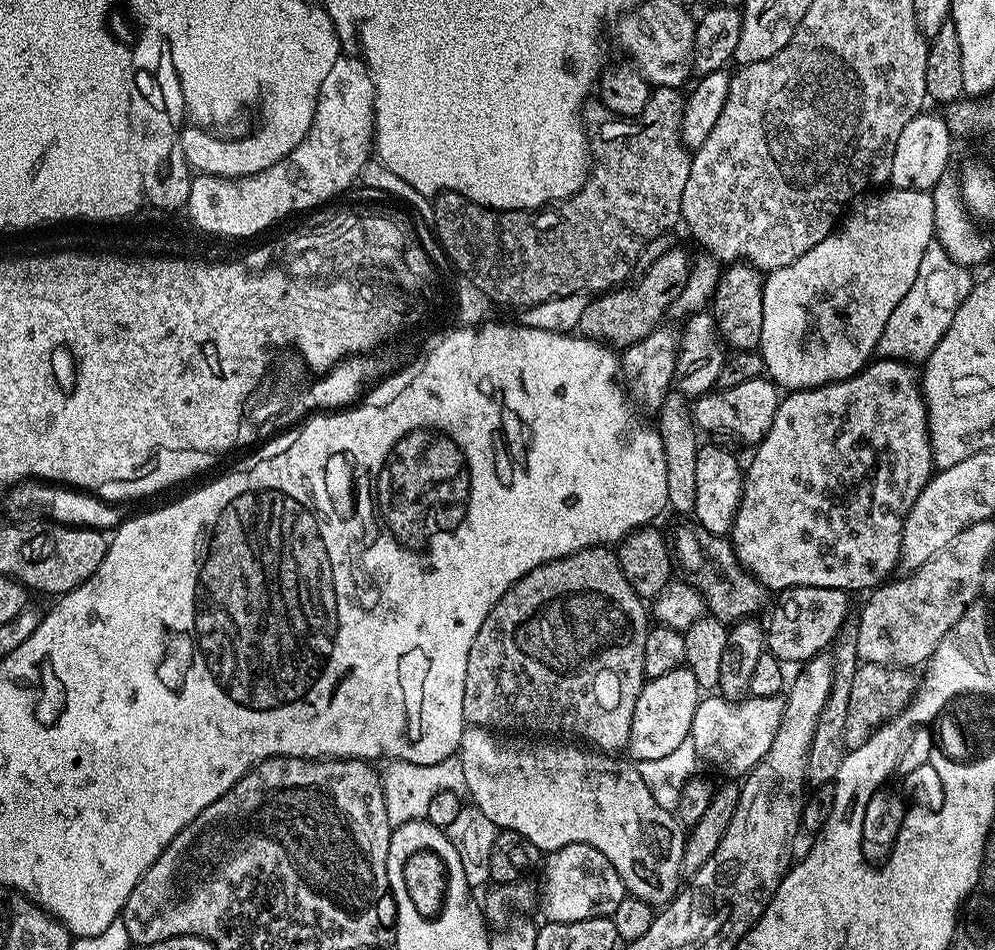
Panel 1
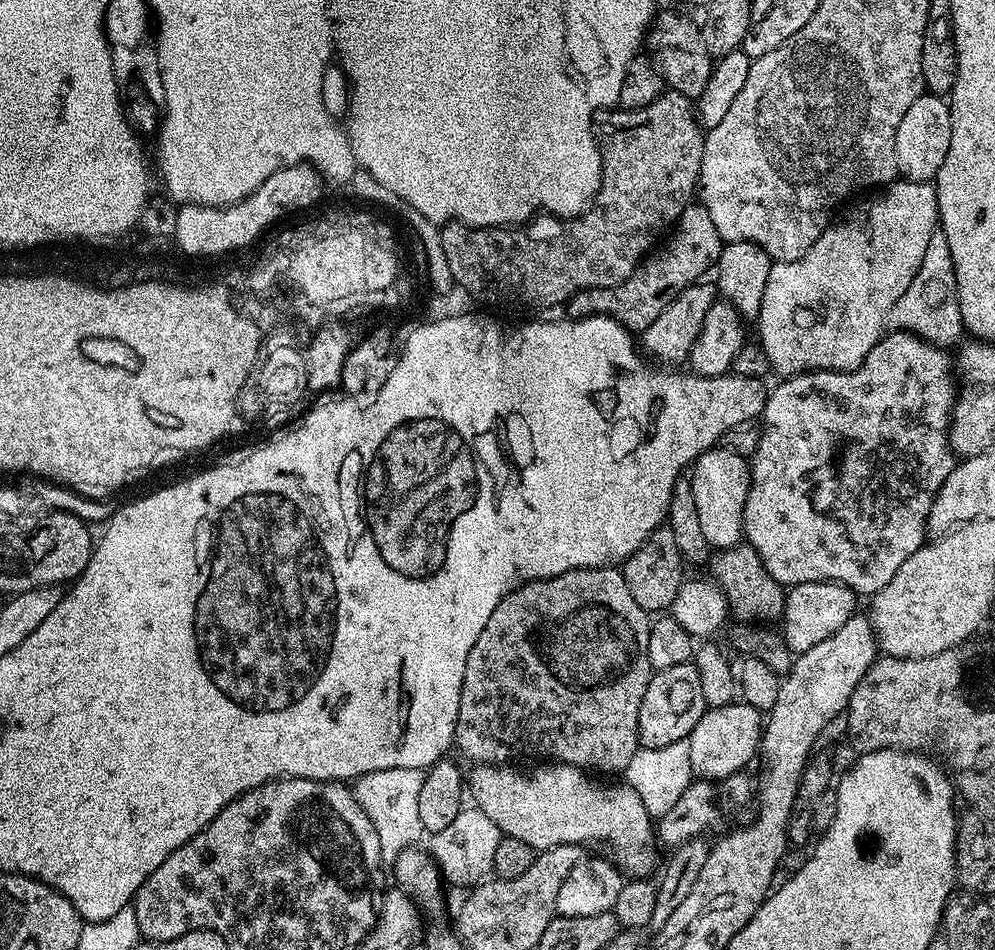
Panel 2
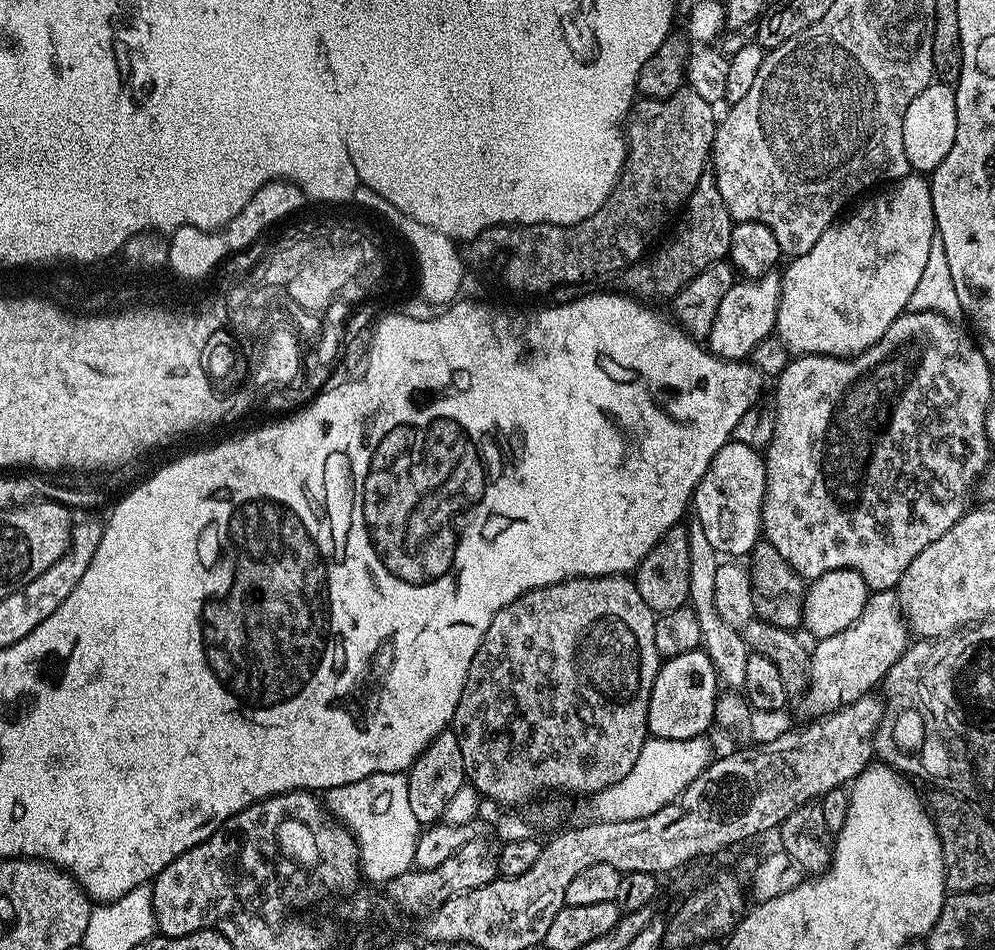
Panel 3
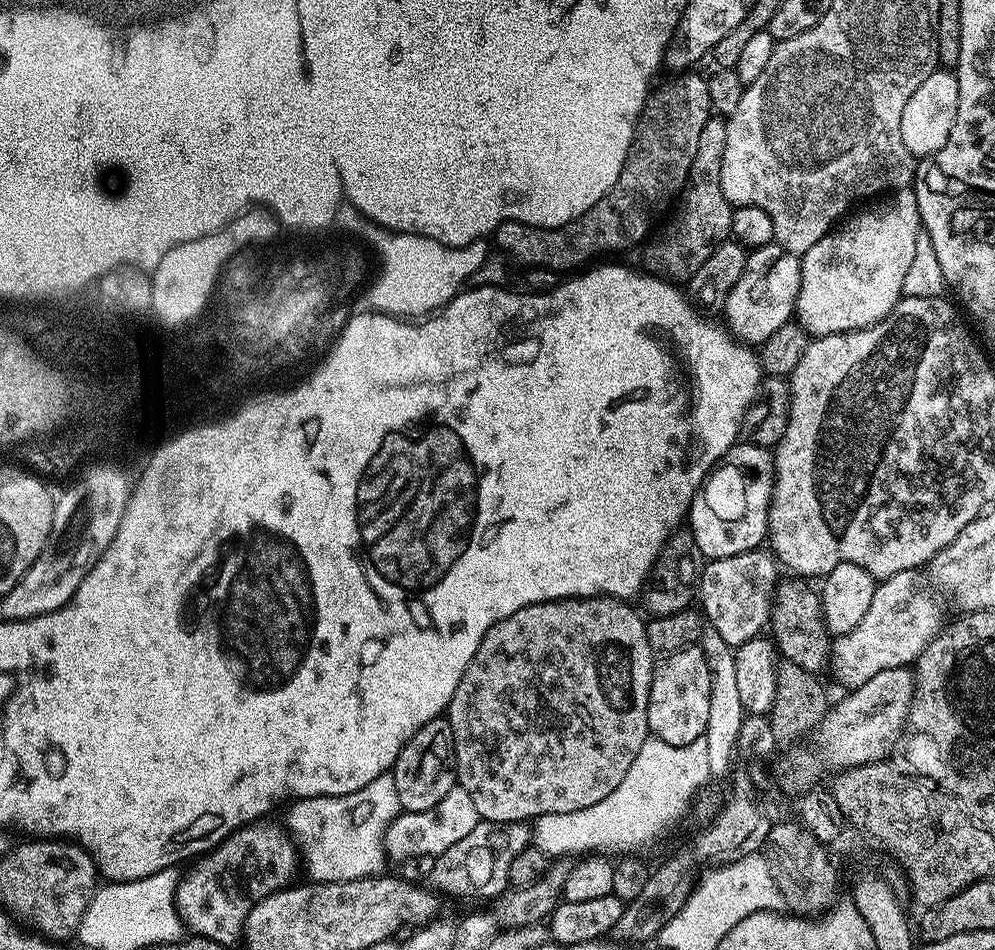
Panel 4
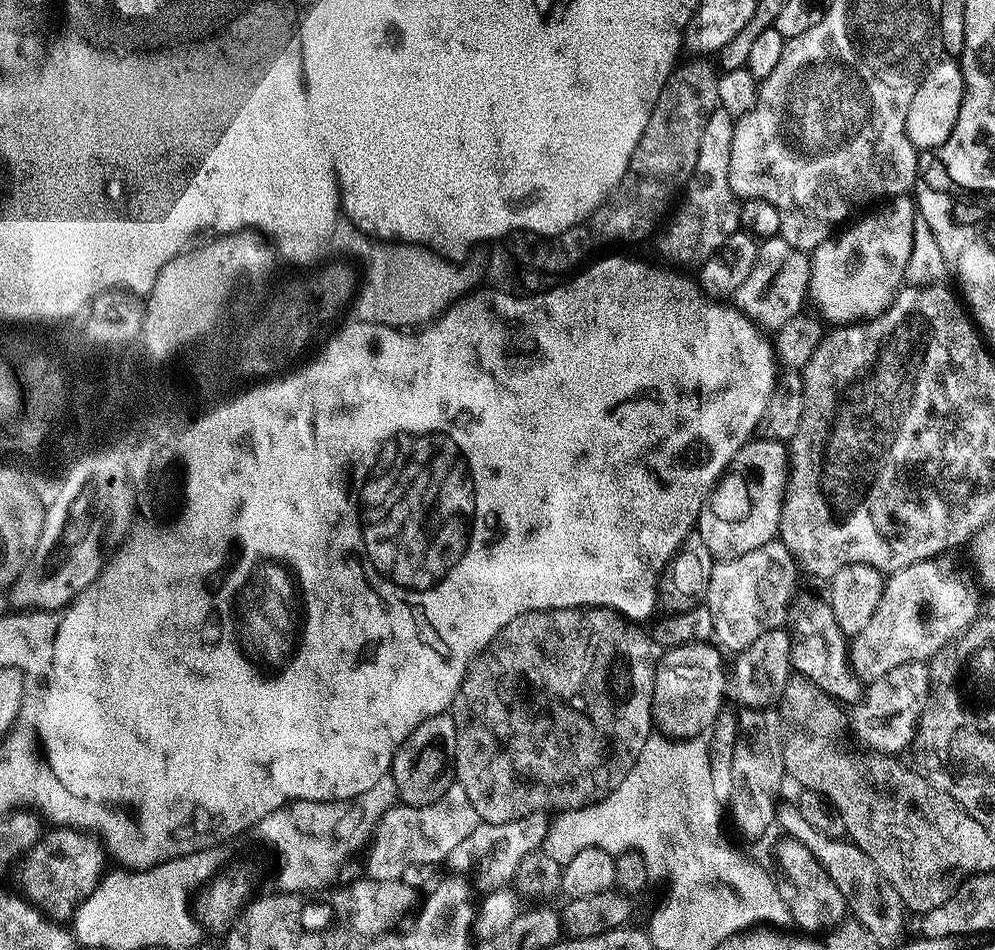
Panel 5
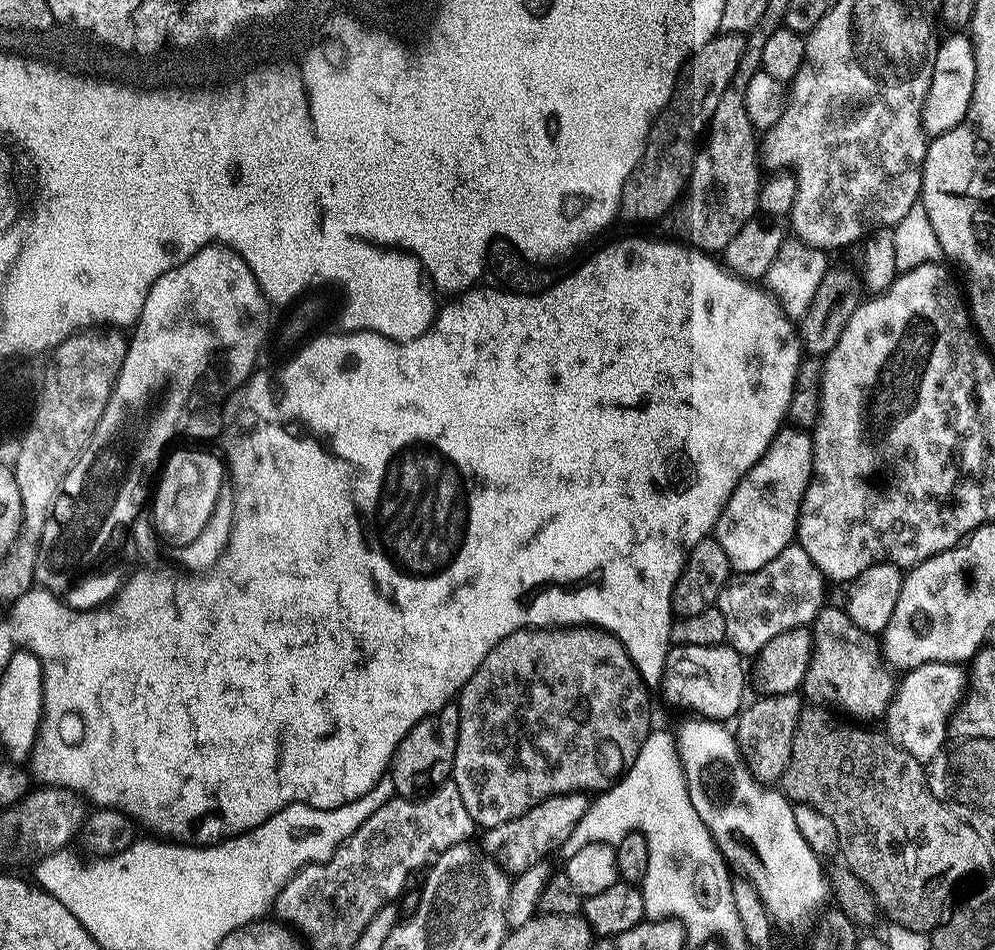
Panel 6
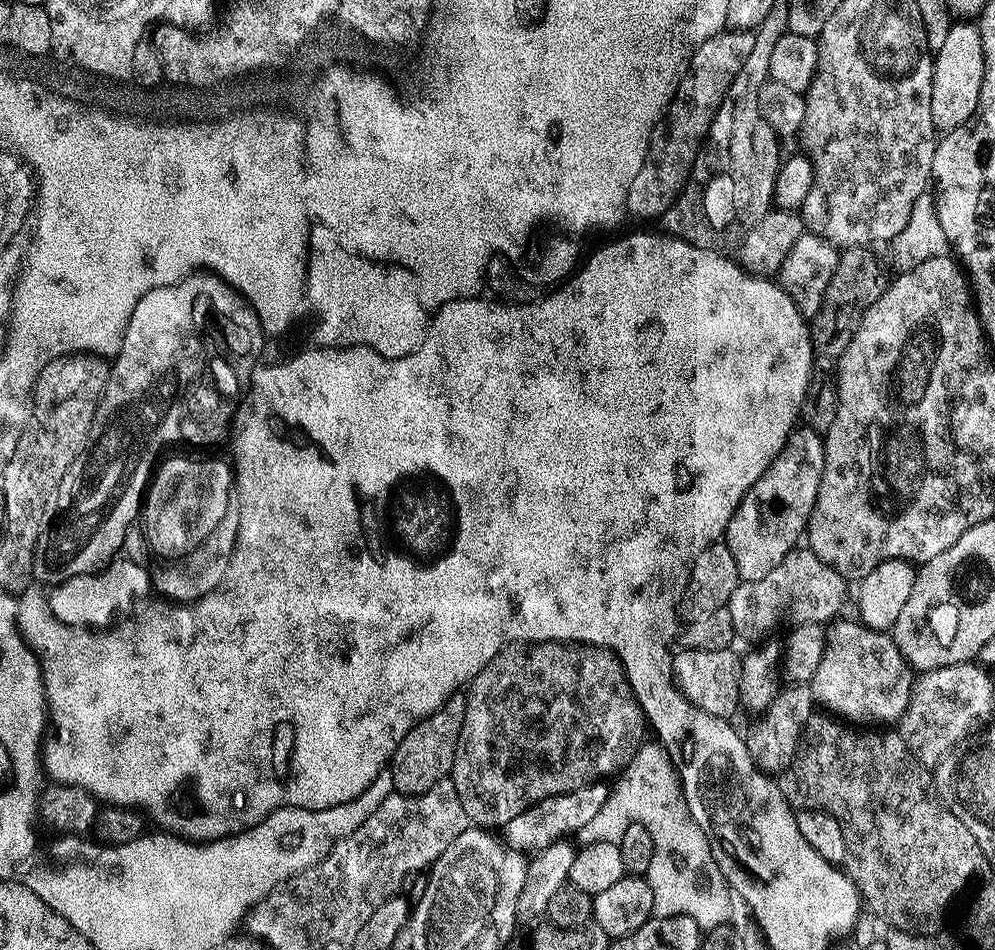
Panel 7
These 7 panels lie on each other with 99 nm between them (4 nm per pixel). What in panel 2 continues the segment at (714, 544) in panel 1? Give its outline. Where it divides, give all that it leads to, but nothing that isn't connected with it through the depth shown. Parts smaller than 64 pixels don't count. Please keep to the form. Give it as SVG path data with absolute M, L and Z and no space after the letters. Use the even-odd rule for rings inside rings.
M741 542L735 548L717 551L707 561L712 583L718 585L728 603L728 611L740 622L776 622L784 615L785 585L780 584L762 566L762 558L747 542Z

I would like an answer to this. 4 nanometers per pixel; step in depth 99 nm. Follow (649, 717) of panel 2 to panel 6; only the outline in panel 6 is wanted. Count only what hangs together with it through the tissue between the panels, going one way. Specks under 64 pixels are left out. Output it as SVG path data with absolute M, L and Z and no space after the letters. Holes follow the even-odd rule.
M727 643L718 644L715 648L678 644L668 653L658 688L664 691L665 698L674 707L685 708L688 714L695 714L705 720L728 722L741 711L745 703L746 664L744 668L743 663L745 661L740 653Z

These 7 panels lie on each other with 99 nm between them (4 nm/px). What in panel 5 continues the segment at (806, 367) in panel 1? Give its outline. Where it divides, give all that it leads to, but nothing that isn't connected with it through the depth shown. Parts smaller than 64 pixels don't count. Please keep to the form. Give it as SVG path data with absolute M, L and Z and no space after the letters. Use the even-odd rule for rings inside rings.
M908 194L899 196L872 211L864 214L869 216L862 217L857 224L849 223L843 231L810 253L812 273L808 296L811 303L813 300L822 308L821 315L827 321L833 320L831 323L836 326L879 316L891 306L892 299L905 283L904 271L911 248L911 222L918 214L913 197Z

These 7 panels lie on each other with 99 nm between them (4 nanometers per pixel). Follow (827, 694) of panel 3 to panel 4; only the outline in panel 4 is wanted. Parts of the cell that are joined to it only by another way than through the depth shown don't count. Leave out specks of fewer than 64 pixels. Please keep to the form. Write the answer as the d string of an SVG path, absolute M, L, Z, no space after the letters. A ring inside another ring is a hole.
M915 571L903 572L879 581L862 622L858 622L850 634L842 634L831 641L832 676L844 690L870 682L870 678L874 678L874 674L882 674L882 670L915 665L924 647L940 631L940 612L935 602L926 593L920 592L916 575Z

